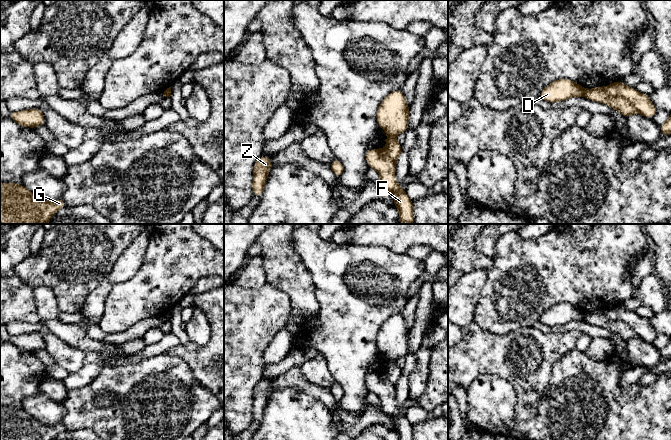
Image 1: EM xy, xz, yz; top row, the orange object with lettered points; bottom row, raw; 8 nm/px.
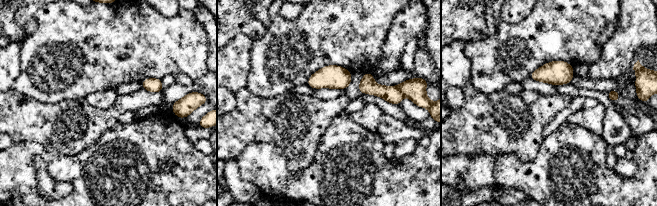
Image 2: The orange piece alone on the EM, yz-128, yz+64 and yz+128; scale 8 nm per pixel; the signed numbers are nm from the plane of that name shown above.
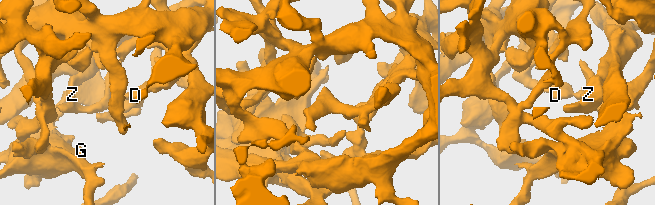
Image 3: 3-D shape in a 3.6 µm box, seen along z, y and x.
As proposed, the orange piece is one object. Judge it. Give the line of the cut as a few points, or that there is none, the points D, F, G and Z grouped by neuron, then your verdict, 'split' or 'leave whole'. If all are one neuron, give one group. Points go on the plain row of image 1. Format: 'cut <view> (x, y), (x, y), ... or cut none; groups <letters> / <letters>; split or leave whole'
cut yz (605, 311), (605, 315), (608, 318), (624, 321), (639, 336); groups D F Z / G; split

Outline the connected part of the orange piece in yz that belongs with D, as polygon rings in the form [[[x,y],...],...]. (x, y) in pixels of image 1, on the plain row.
[[[558,303],[542,314],[540,322],[553,328],[571,321],[581,321],[584,315],[581,309],[570,303]]]

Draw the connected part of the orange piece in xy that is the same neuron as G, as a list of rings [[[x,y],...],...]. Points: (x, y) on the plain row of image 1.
[[[0,407],[0,440],[53,440],[65,430],[62,422],[46,426],[22,408]]]

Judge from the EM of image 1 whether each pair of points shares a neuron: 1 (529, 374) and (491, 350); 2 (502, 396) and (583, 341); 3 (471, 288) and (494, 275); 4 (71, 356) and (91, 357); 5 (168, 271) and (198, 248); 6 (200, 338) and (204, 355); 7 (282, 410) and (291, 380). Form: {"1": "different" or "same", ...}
{"1": "same", "2": "different", "3": "different", "4": "different", "5": "same", "6": "different", "7": "different"}

